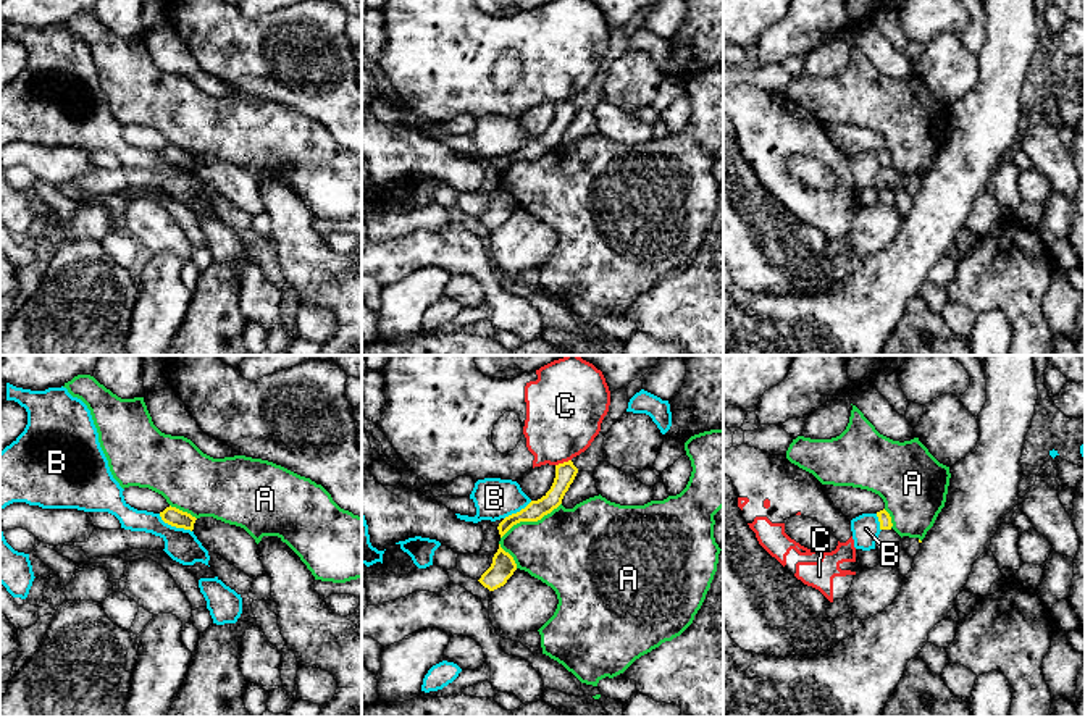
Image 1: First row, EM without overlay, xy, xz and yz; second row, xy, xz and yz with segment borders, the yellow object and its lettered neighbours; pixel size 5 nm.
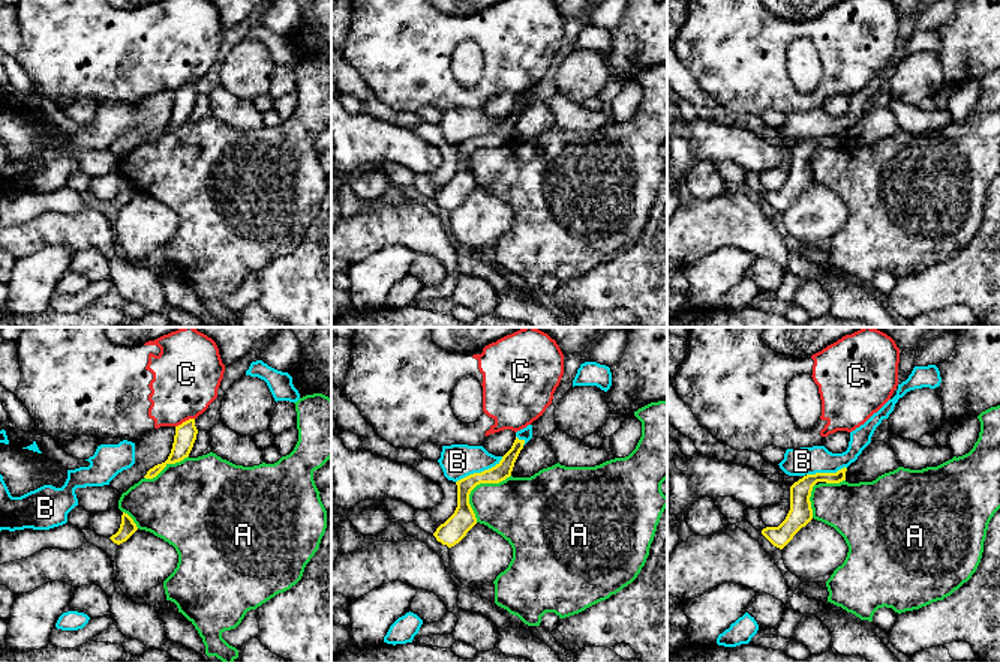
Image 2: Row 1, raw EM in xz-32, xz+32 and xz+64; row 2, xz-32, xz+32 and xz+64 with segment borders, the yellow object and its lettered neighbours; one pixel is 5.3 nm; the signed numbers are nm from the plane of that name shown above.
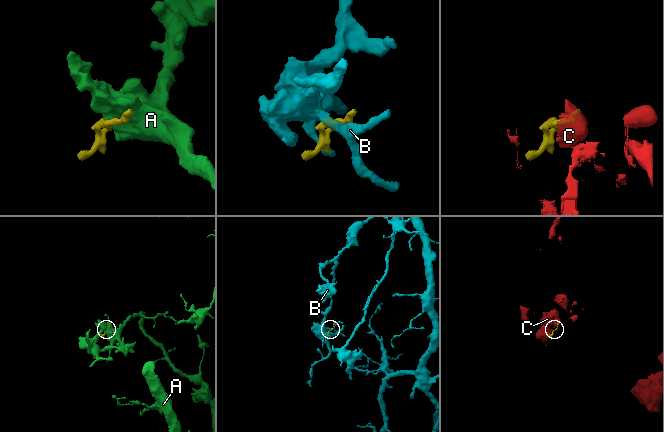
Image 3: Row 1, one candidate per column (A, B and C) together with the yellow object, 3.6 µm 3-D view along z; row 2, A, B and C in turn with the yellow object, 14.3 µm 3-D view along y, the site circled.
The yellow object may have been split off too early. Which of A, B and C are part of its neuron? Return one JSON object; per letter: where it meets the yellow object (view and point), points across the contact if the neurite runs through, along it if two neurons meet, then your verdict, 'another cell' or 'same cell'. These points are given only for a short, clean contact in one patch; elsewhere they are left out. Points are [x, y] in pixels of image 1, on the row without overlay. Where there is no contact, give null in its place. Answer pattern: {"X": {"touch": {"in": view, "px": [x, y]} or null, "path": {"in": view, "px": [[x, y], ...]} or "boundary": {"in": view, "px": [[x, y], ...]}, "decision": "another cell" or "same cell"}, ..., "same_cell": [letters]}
{"A": {"touch": {"in": "xz", "px": [530, 159]}, "decision": "same cell"}, "B": {"touch": {"in": "xy", "px": [175, 163]}, "boundary": {"in": "xy", "px": [[159, 152], [165, 160], [191, 170]]}, "decision": "another cell"}, "C": {"touch": {"in": "xz", "px": [564, 100]}, "boundary": {"in": "xz", "px": [[570, 97], [556, 104]]}, "decision": "another cell"}, "same_cell": ["A"]}

